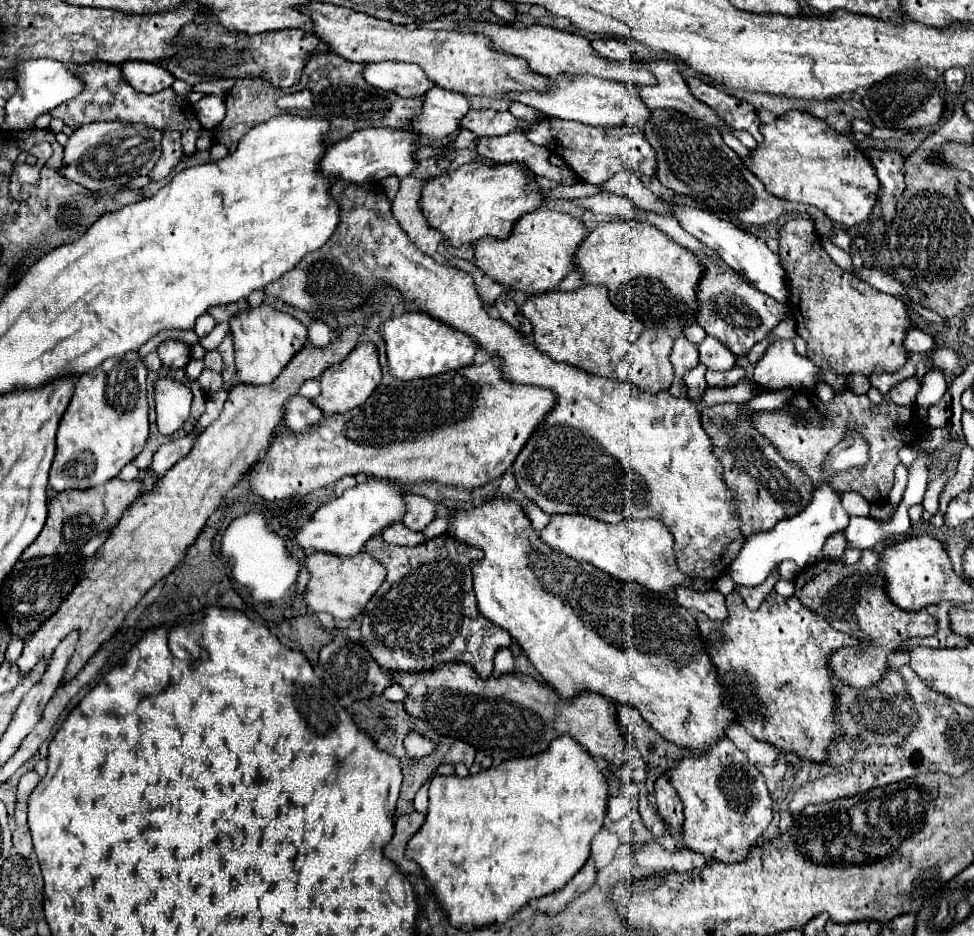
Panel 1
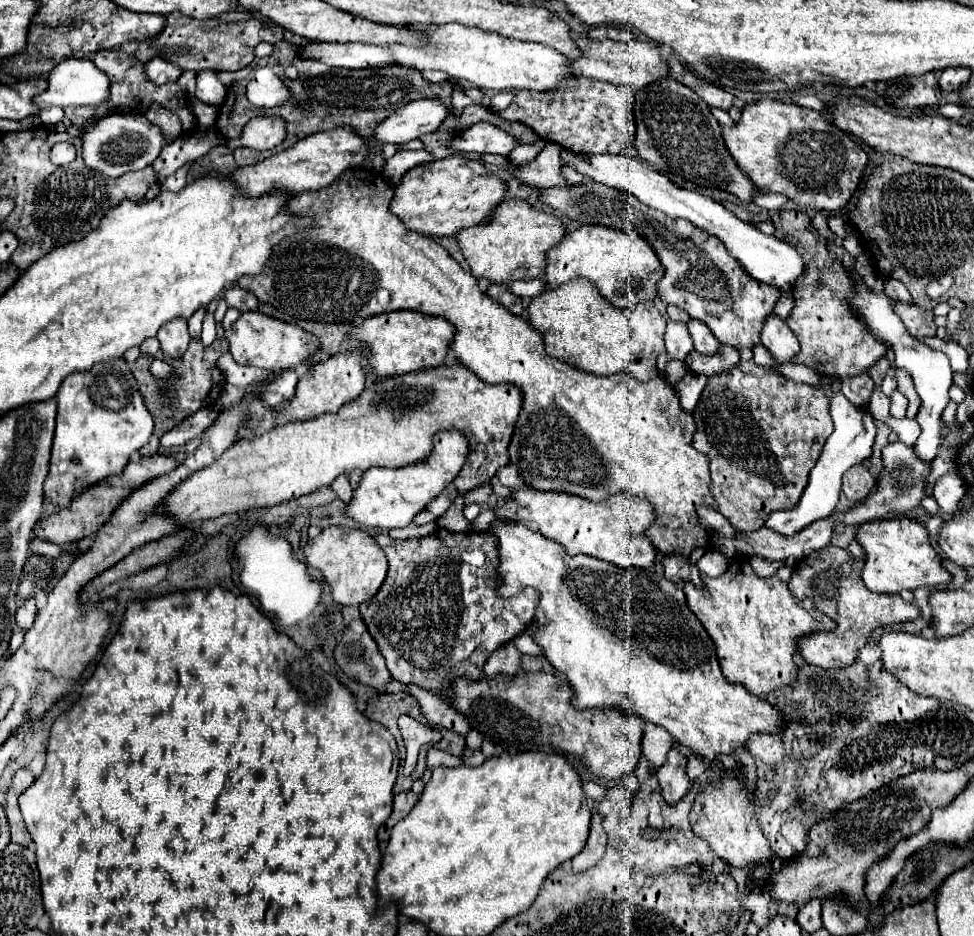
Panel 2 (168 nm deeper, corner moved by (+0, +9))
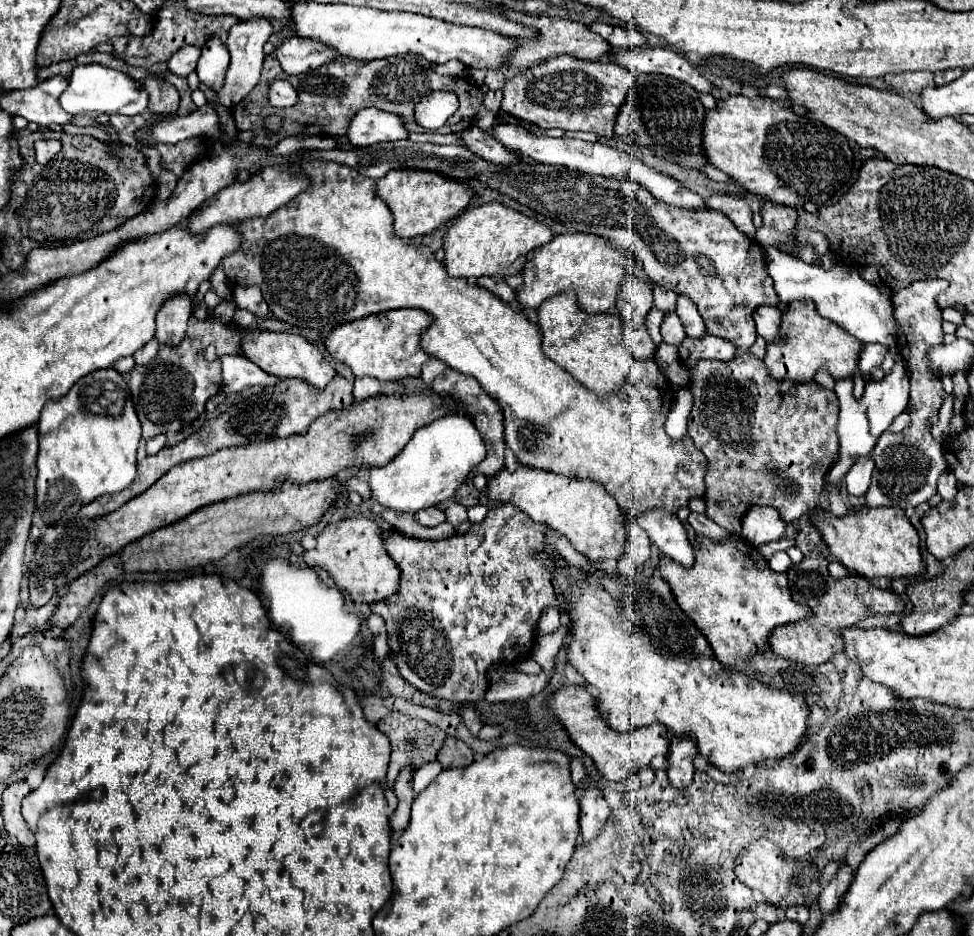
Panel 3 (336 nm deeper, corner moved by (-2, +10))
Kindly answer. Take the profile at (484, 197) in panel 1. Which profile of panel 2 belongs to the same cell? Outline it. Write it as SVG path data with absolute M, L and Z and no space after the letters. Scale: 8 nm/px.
M452 154L444 160L408 170L396 186L392 212L400 216L410 230L424 236L456 236L464 228L488 224L492 210L504 200L506 192L508 184L502 178L488 174L480 162Z

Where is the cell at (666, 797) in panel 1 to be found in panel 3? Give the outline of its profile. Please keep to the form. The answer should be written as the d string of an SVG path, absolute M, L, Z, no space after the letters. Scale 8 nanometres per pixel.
M670 737L670 753L668 753L668 777L674 787L686 787L694 777L694 757L698 755L698 747L690 737Z

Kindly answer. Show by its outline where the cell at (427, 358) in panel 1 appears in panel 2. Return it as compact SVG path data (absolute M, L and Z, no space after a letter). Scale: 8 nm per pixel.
M384 312L364 320L352 330L352 338L368 342L372 358L370 364L378 376L396 376L408 374L414 370L436 368L444 364L444 358L450 350L456 328L440 316L426 316L422 312Z

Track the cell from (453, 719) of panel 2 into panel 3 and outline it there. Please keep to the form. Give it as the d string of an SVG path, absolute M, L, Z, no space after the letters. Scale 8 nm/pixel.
M448 737L444 741L444 747L438 751L438 761L444 769L452 767L466 767L470 761L474 761L474 753L468 745L462 745L460 739Z

